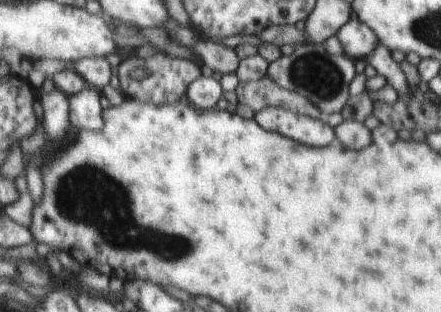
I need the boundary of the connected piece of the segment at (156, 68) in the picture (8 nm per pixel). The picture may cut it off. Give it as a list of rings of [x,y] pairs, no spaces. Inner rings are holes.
[[[165,52],[149,58],[129,57],[119,66],[119,79],[121,83],[121,92],[131,98],[139,98],[140,102],[153,102],[157,105],[179,103],[186,99],[187,92],[190,92],[192,85],[203,76],[205,69],[199,66],[195,61],[184,60],[183,58],[171,58]],[[135,70],[145,70],[147,77],[143,80],[133,80],[131,74]]]

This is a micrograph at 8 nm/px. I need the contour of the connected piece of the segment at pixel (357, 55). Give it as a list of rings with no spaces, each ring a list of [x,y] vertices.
[[[355,16],[343,26],[337,37],[342,41],[346,55],[355,61],[366,60],[366,56],[369,56],[379,43],[373,30],[362,24]]]

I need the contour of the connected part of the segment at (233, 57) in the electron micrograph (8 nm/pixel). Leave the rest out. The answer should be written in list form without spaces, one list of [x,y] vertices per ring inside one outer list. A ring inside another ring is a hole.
[[[200,41],[195,43],[191,50],[199,56],[203,56],[203,62],[209,66],[210,71],[225,74],[236,74],[238,72],[240,62],[233,48],[223,46],[223,44],[215,44],[211,41]]]

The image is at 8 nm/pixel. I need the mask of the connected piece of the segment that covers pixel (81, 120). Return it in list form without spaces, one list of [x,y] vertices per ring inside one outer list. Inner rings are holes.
[[[90,87],[70,98],[71,119],[76,130],[103,130],[104,110],[101,104],[102,93],[95,87]]]

